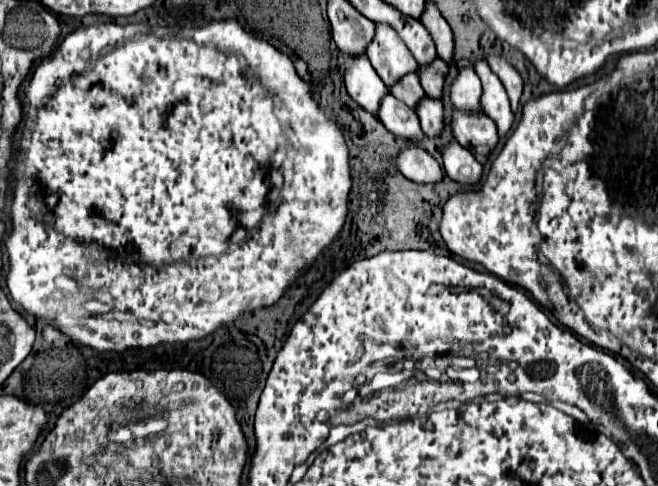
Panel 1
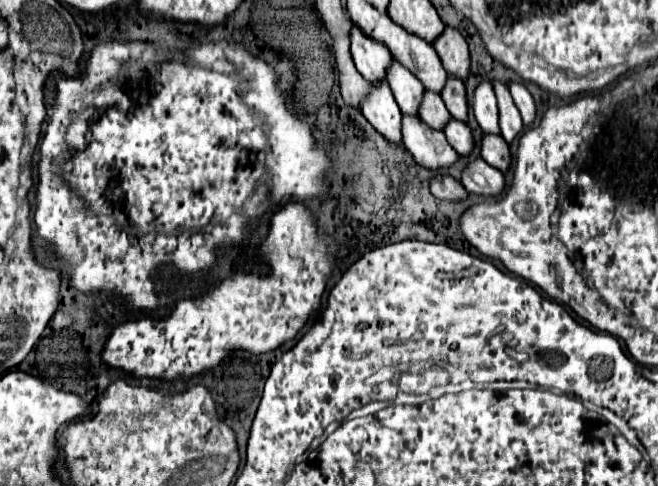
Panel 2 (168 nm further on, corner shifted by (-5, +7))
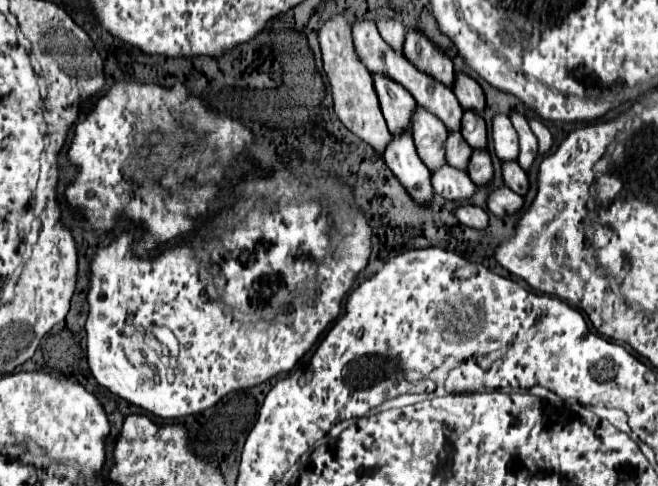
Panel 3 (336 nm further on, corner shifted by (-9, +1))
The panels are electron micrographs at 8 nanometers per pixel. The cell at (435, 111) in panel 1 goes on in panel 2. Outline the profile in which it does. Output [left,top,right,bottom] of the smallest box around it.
[444,120,472,156]

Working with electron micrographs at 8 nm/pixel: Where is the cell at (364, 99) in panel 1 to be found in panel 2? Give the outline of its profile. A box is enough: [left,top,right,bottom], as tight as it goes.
[360,80,402,144]

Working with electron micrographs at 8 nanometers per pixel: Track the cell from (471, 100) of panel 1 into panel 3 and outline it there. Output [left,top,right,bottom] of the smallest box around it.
[492,116,518,162]

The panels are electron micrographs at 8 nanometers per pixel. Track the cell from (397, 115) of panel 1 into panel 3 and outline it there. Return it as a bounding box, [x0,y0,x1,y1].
[432,166,476,202]

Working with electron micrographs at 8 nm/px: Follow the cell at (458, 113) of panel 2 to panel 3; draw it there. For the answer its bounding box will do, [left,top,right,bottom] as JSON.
[460,110,488,150]

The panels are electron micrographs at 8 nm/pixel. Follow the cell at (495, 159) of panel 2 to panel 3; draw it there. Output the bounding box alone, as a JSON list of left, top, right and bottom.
[502,162,530,196]

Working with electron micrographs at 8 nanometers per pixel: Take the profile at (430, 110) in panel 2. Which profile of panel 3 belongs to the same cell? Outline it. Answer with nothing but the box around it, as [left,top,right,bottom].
[446,132,472,170]

